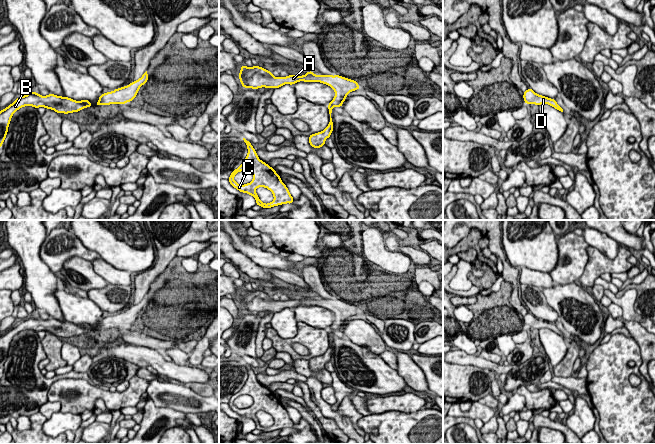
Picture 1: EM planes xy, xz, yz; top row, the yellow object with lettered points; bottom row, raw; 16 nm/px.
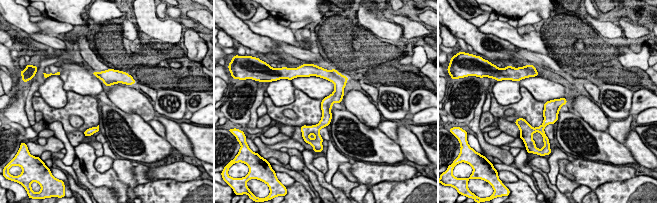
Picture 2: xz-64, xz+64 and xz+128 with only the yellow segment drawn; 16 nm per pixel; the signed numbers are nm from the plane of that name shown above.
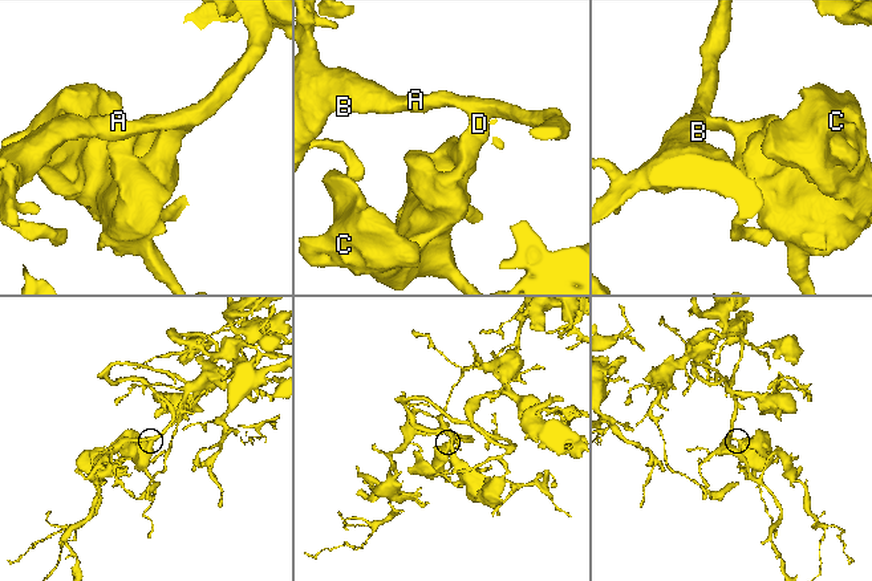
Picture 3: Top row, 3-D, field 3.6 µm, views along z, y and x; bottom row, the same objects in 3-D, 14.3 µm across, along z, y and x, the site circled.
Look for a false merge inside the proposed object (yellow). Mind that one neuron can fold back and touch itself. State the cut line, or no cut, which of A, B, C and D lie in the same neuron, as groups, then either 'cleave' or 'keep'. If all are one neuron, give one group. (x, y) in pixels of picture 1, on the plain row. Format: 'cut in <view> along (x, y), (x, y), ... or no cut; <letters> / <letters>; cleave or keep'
no cut; A B C D; keep

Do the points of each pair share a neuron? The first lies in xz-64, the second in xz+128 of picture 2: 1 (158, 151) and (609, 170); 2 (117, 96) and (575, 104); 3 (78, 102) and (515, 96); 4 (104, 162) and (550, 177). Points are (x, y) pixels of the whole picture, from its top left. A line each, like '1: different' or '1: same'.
1: different
2: same
3: different
4: different

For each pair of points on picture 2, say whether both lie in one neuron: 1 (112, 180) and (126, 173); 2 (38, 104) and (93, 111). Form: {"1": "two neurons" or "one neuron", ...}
{"1": "two neurons", "2": "one neuron"}

